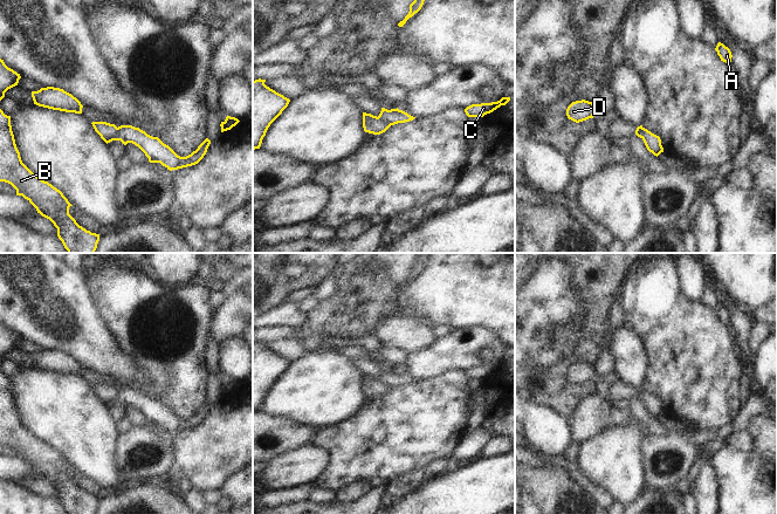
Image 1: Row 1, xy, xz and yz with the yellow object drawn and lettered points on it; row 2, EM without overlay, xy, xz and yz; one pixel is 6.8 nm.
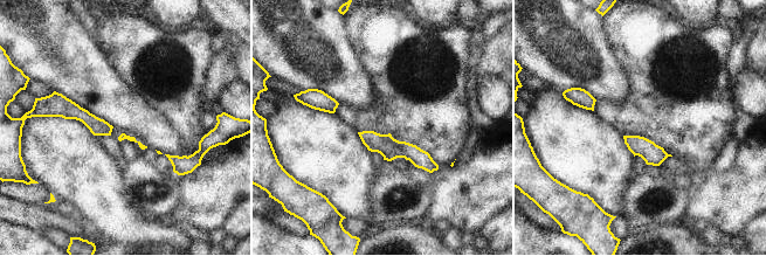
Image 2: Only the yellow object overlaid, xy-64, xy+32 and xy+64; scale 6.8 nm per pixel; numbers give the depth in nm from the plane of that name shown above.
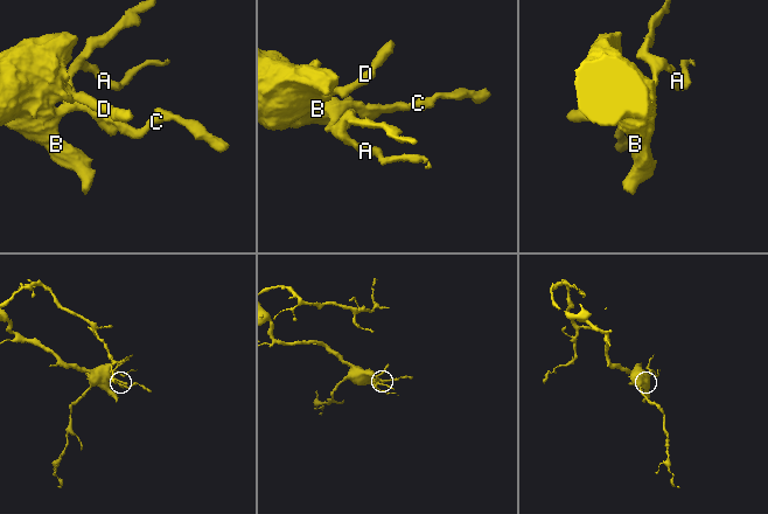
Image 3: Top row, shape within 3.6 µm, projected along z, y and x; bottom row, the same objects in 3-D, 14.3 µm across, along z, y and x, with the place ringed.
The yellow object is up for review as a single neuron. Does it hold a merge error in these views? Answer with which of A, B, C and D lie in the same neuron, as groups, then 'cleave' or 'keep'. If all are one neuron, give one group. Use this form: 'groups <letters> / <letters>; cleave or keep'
groups A B D / C; cleave

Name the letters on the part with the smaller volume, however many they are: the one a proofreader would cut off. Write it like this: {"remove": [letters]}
{"remove": ["C"]}

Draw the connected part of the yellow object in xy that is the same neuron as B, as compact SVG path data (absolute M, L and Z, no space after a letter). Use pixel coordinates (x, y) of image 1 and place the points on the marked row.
M0 109L0 181L11 184L16 196L27 199L57 228L68 253L95 253L99 234L91 233L69 214L73 206L63 193L35 176L21 160L11 125L11 116Z

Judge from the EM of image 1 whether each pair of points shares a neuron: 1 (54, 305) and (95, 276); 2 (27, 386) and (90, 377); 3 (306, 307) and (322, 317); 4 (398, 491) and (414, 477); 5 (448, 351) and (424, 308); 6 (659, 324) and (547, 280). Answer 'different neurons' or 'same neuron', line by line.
1: different neurons
2: different neurons
3: different neurons
4: same neuron
5: different neurons
6: different neurons

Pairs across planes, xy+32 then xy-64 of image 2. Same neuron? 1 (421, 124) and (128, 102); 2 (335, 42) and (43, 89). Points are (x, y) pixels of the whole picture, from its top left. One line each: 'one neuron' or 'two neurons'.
1: two neurons
2: two neurons

